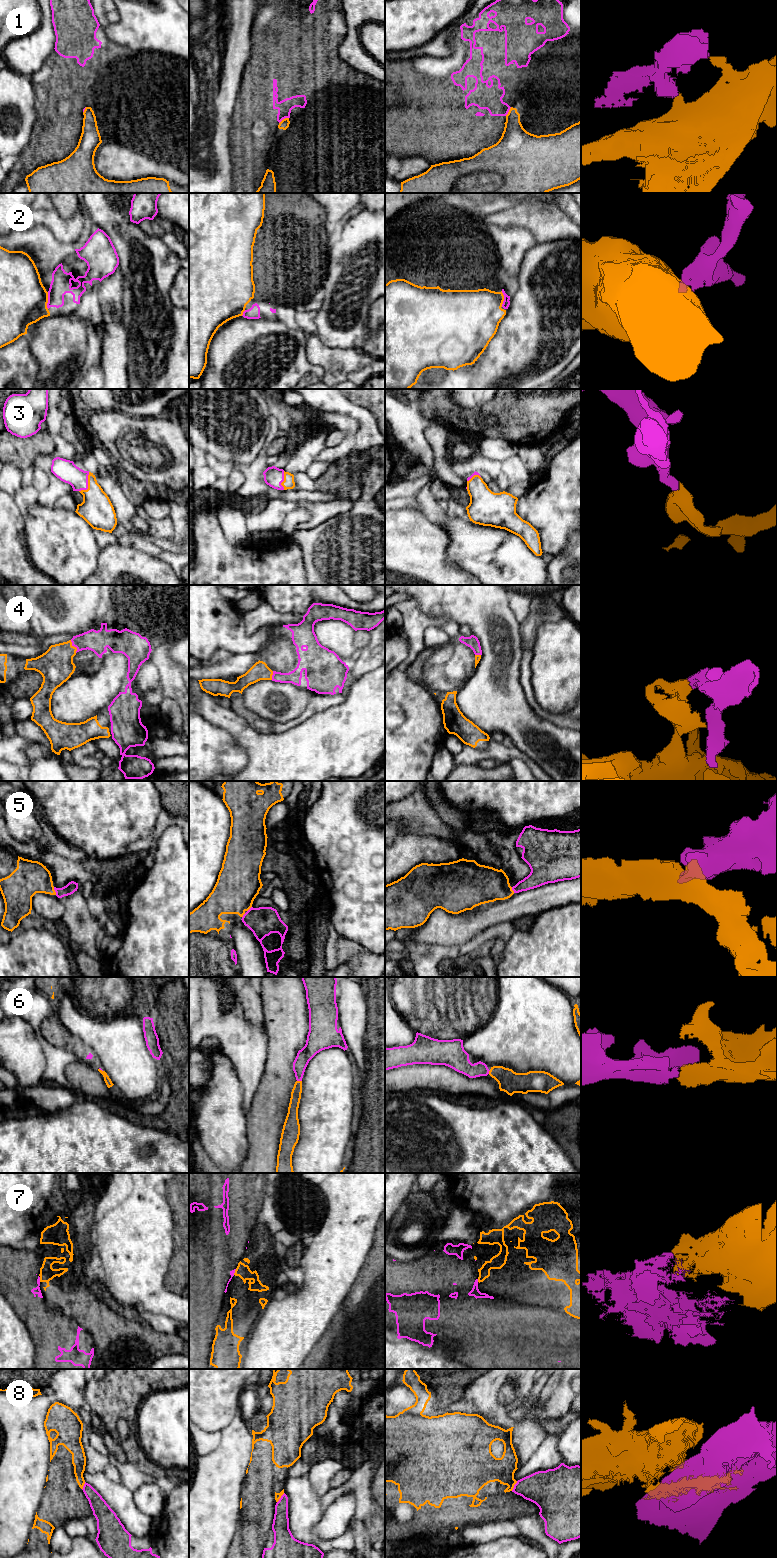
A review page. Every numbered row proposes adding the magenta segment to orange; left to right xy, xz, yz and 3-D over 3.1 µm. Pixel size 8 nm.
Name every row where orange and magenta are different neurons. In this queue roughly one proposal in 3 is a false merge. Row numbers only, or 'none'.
1, 7, 8

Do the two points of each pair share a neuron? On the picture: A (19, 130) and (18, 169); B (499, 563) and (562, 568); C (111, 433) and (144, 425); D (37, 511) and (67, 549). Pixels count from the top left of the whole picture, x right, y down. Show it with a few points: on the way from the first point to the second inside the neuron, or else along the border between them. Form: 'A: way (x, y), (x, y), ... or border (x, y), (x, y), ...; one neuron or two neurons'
A: border (31, 135), (28, 144), (19, 154); two neurons
B: border (546, 564), (548, 574); two neurons
C: way (119, 425), (121, 423), (136, 423); one neuron
D: way (41, 520), (58, 540); one neuron

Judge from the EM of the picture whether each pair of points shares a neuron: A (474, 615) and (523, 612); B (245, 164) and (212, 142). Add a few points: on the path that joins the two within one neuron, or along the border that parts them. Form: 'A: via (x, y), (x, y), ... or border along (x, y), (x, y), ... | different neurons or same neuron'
A: border along (507, 595), (509, 606), (519, 623) | different neurons
B: border along (230, 130), (229, 150), (232, 177) | different neurons

